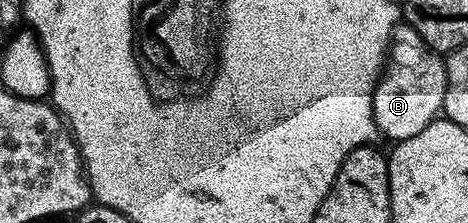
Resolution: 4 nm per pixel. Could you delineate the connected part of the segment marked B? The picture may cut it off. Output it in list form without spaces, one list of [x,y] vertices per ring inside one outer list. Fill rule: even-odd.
[[[399,23],[392,32],[389,70],[383,71],[372,94],[372,116],[377,131],[399,142],[424,130],[441,113],[445,98],[445,59],[426,46],[416,30]]]

